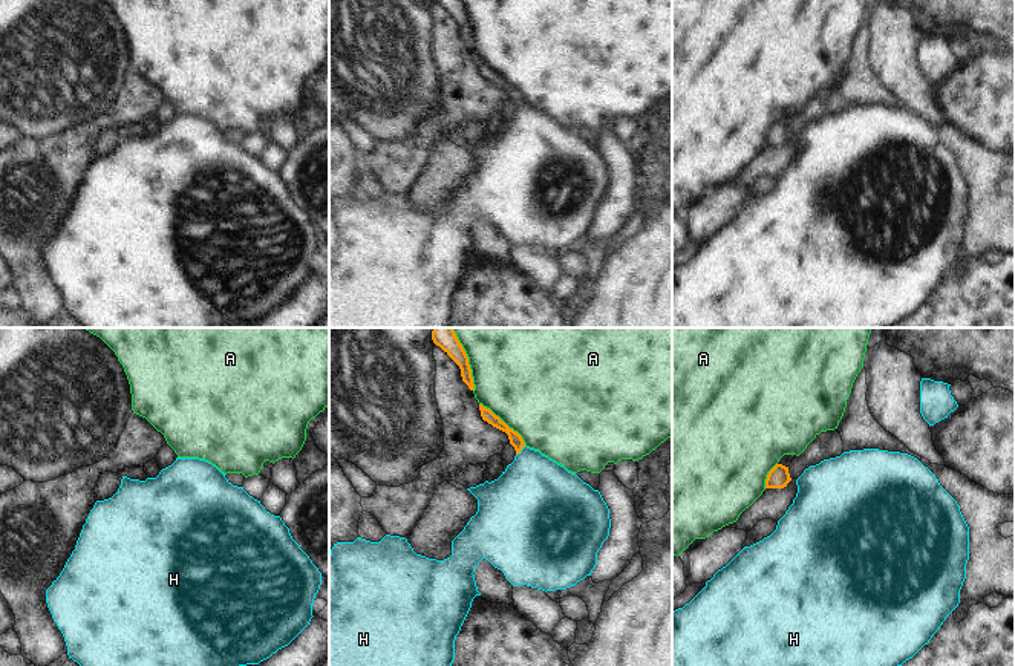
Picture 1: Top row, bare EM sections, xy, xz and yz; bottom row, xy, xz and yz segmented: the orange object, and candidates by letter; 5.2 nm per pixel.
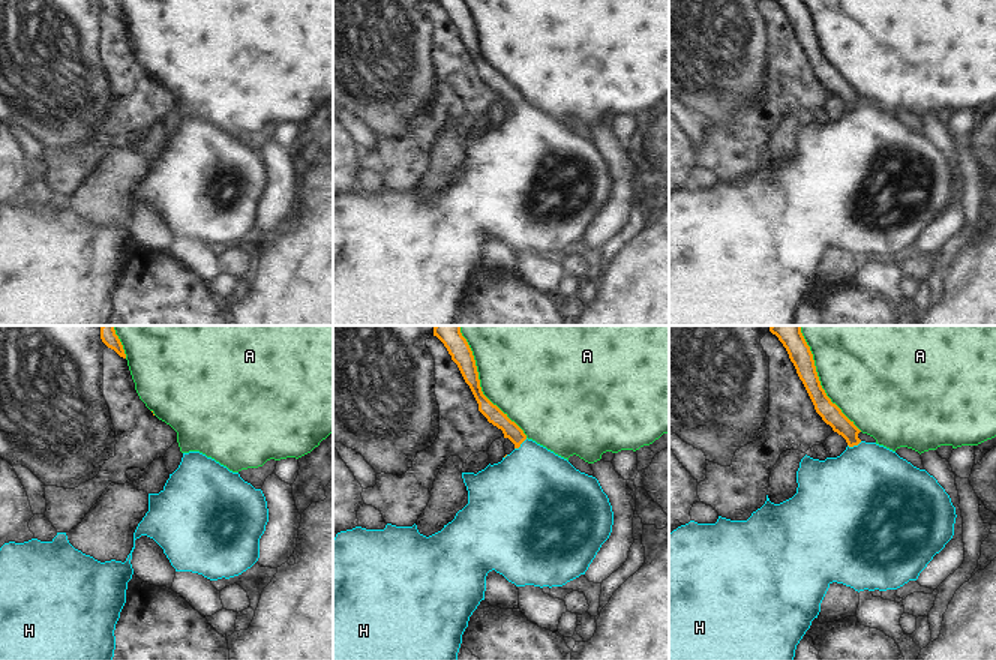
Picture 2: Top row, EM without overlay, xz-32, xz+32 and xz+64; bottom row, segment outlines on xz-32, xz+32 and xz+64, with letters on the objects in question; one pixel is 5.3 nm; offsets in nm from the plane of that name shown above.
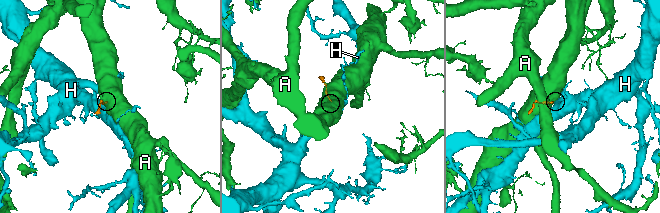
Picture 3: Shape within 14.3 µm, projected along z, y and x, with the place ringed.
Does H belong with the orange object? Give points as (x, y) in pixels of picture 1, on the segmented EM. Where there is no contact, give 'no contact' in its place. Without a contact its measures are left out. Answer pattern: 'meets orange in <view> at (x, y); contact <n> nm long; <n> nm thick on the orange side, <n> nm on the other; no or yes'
meets orange in xz at (521, 449); contact 80 nm long; 70 nm thick on the orange side, 400 nm on the other; yes

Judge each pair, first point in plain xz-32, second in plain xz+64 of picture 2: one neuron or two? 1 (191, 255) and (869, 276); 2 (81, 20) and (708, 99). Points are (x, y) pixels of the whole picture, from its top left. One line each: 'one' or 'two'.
1: one
2: one

